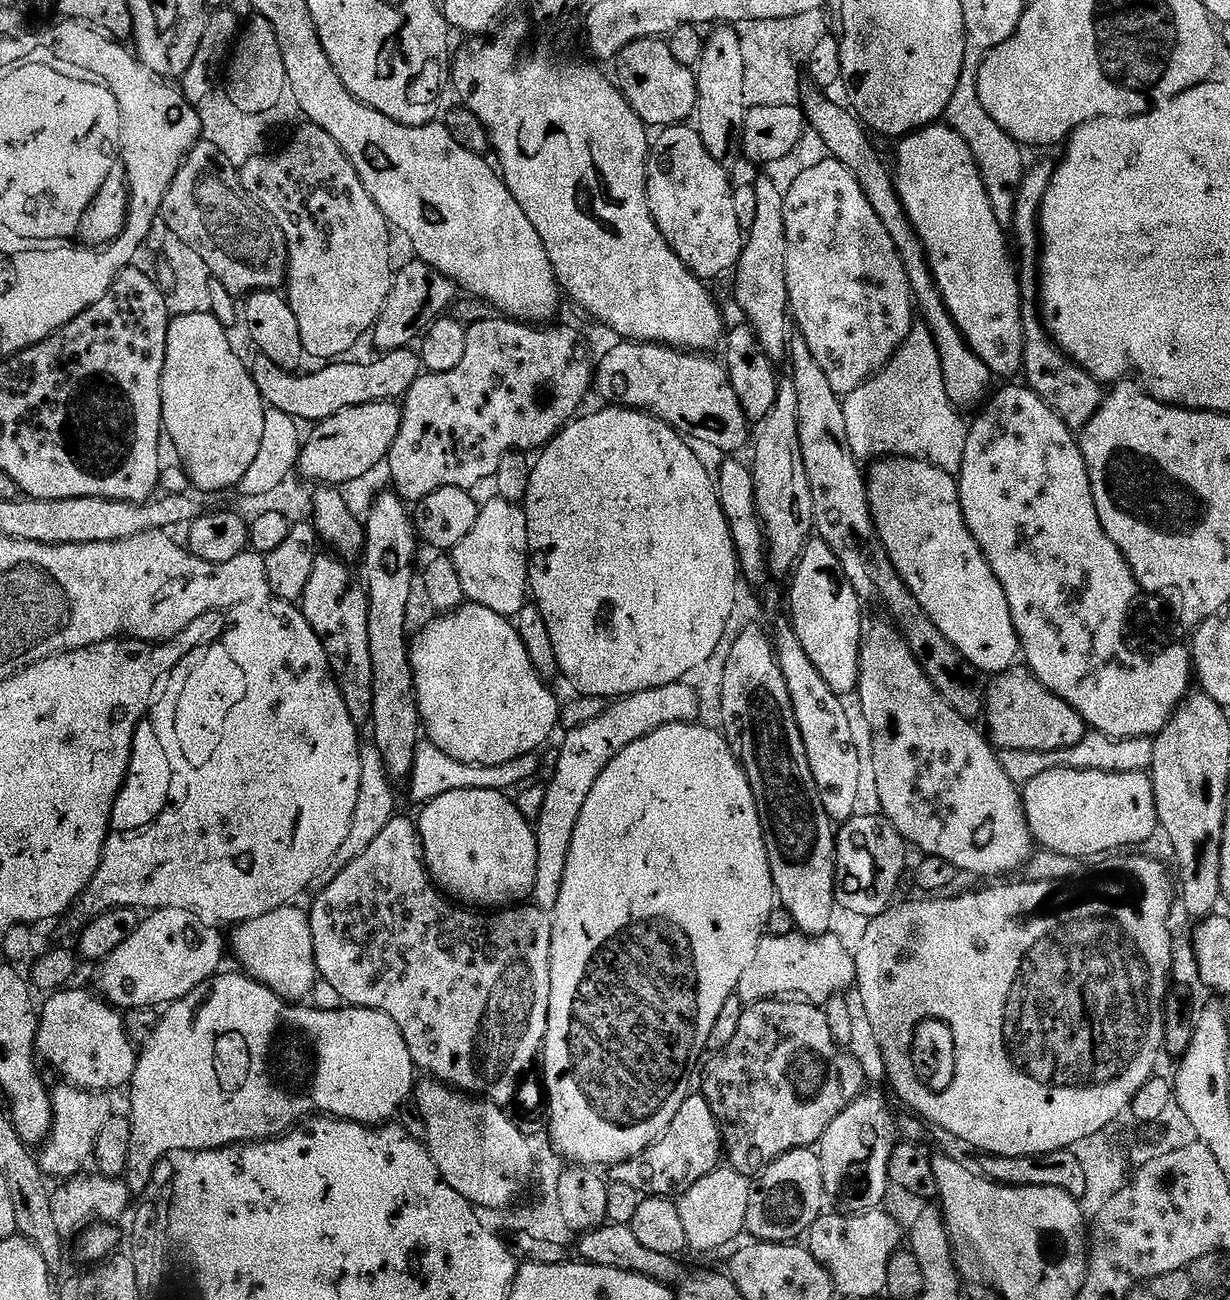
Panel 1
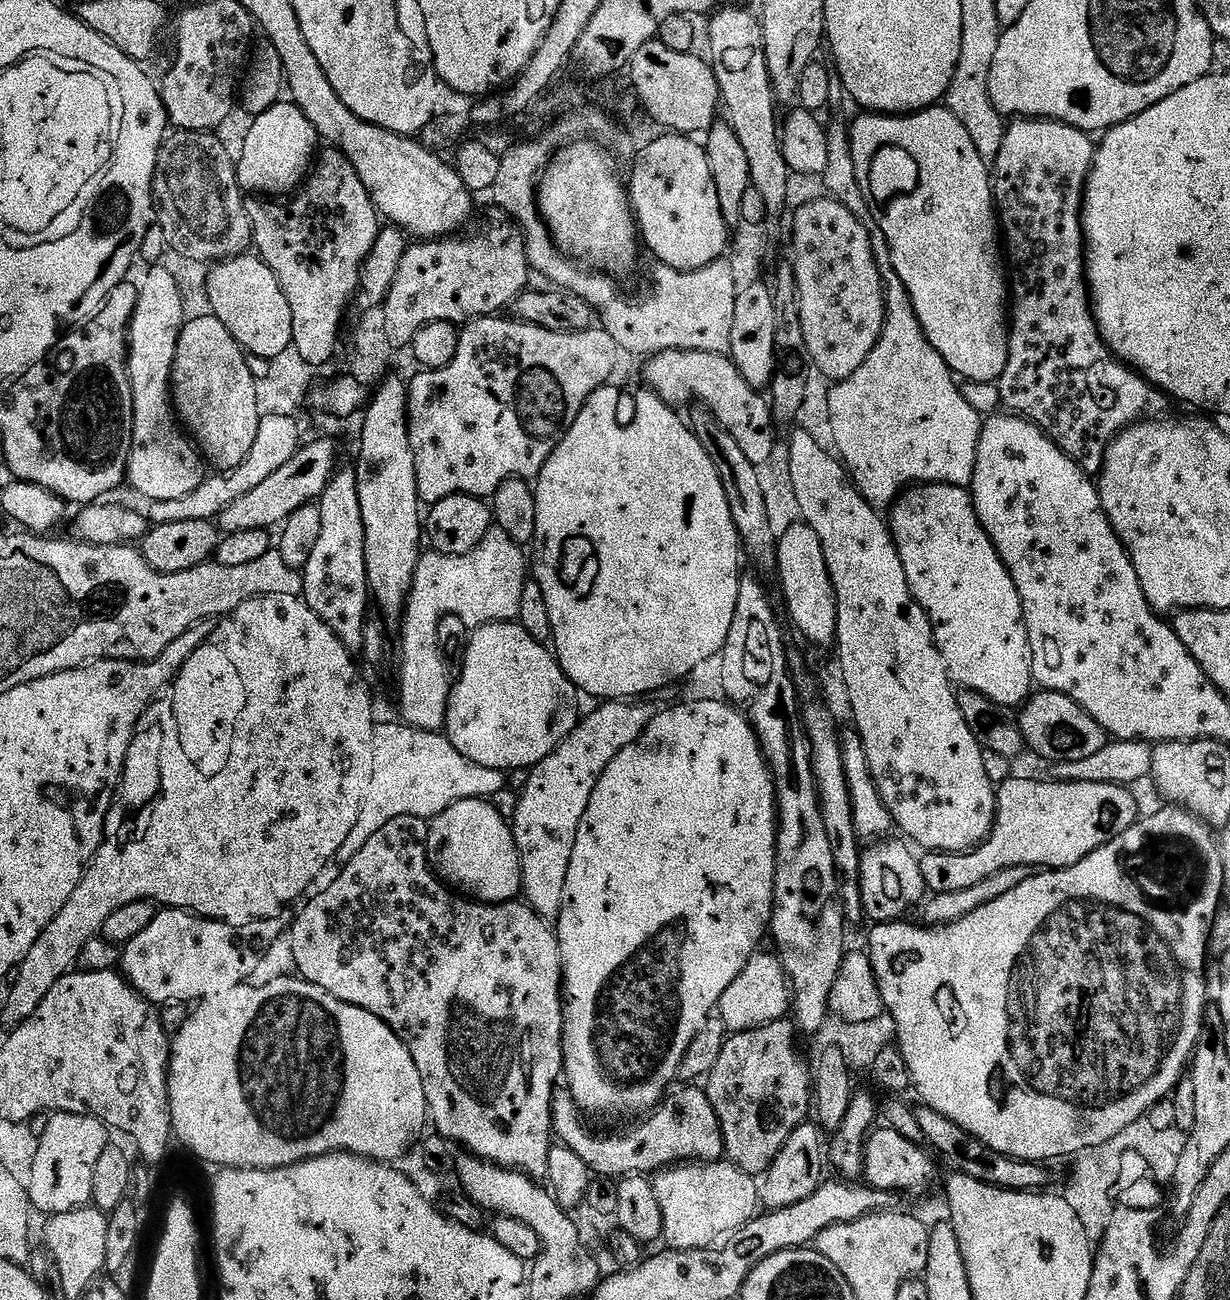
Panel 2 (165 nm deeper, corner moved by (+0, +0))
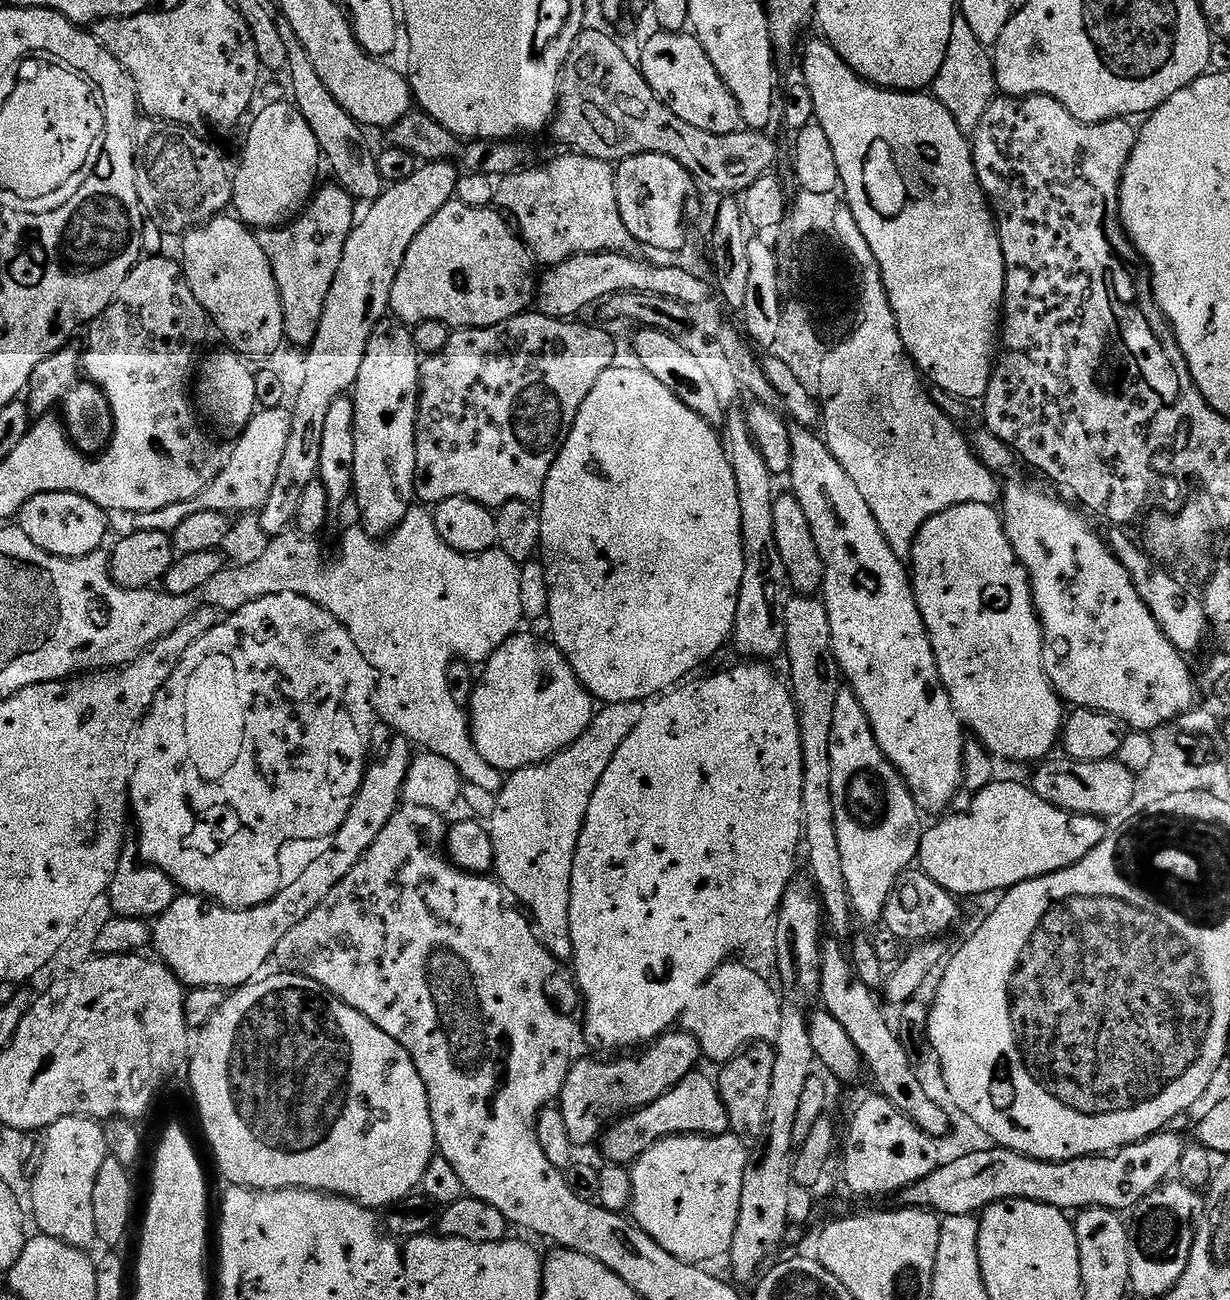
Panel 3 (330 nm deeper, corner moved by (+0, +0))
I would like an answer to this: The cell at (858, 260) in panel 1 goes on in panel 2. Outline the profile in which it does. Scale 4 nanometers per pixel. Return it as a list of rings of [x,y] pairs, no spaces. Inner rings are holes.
[[[823,198],[813,204],[804,204],[792,220],[792,257],[790,263],[796,274],[796,289],[800,295],[802,334],[806,338],[806,350],[811,367],[828,379],[839,382],[850,378],[866,358],[882,335],[886,318],[884,305],[884,276],[880,273],[874,250],[870,246],[869,225],[846,210],[836,200]]]

